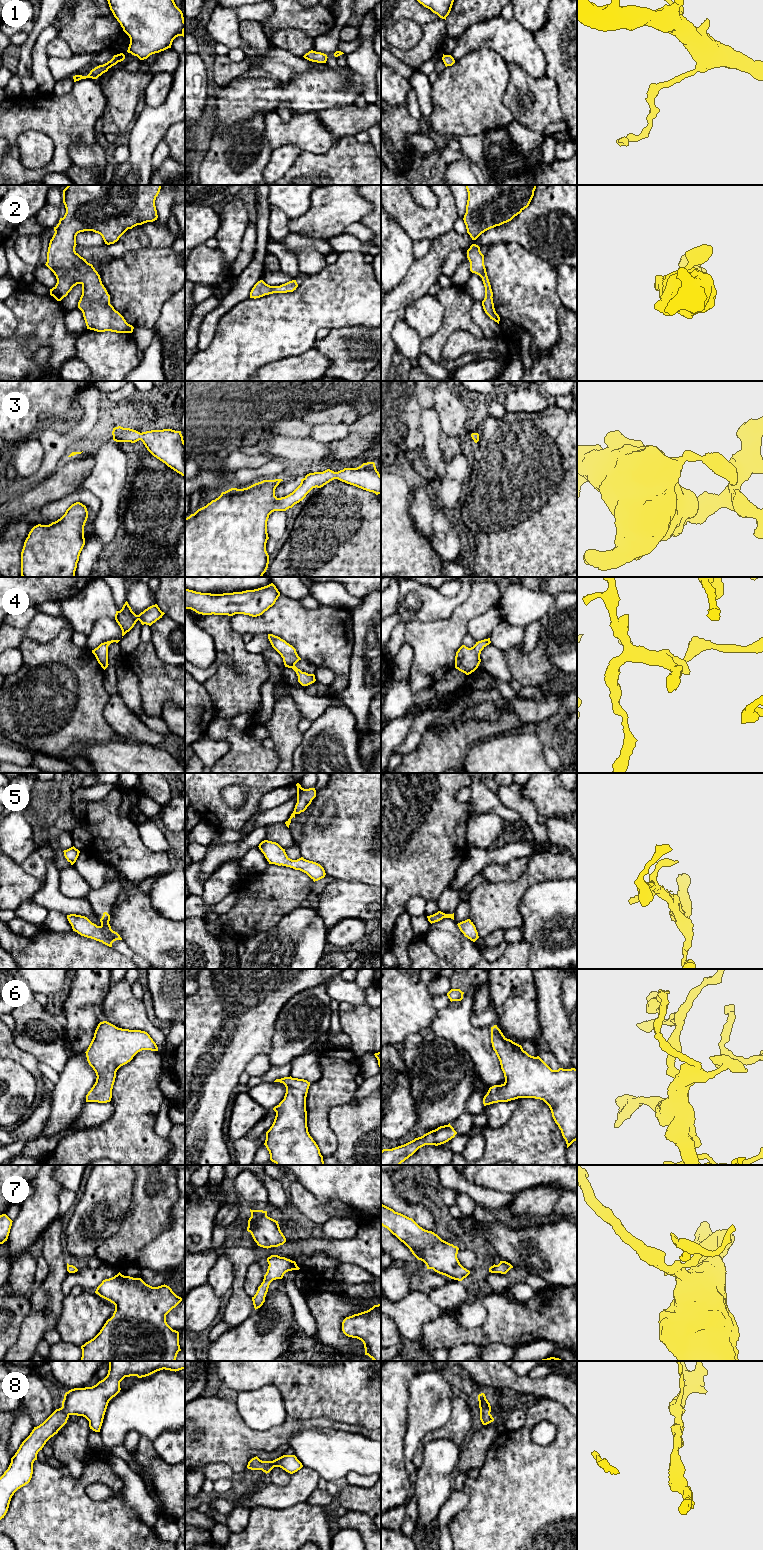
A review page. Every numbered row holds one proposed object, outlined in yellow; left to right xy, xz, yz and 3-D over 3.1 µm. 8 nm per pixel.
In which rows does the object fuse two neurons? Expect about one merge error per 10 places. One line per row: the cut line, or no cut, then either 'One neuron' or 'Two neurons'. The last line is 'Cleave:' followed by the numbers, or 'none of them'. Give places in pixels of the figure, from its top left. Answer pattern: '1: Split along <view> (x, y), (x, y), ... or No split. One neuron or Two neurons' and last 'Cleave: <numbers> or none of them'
1: No split. One neuron
2: No split. One neuron
3: No split. One neuron
4: No split. One neuron
5: No split. One neuron
6: No split. One neuron
7: No split. One neuron
8: No split. One neuron
Cleave: none of them

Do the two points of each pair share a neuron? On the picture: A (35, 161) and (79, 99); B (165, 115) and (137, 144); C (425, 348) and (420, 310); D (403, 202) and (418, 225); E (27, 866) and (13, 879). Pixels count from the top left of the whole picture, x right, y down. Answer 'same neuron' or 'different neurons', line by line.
A: different neurons
B: same neuron
C: different neurons
D: same neuron
E: different neurons

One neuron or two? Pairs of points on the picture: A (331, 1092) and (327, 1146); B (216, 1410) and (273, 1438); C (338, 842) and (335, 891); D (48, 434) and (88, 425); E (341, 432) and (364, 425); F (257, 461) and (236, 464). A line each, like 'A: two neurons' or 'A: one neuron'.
A: one neuron
B: one neuron
C: two neurons
D: one neuron
E: two neurons
F: one neuron

